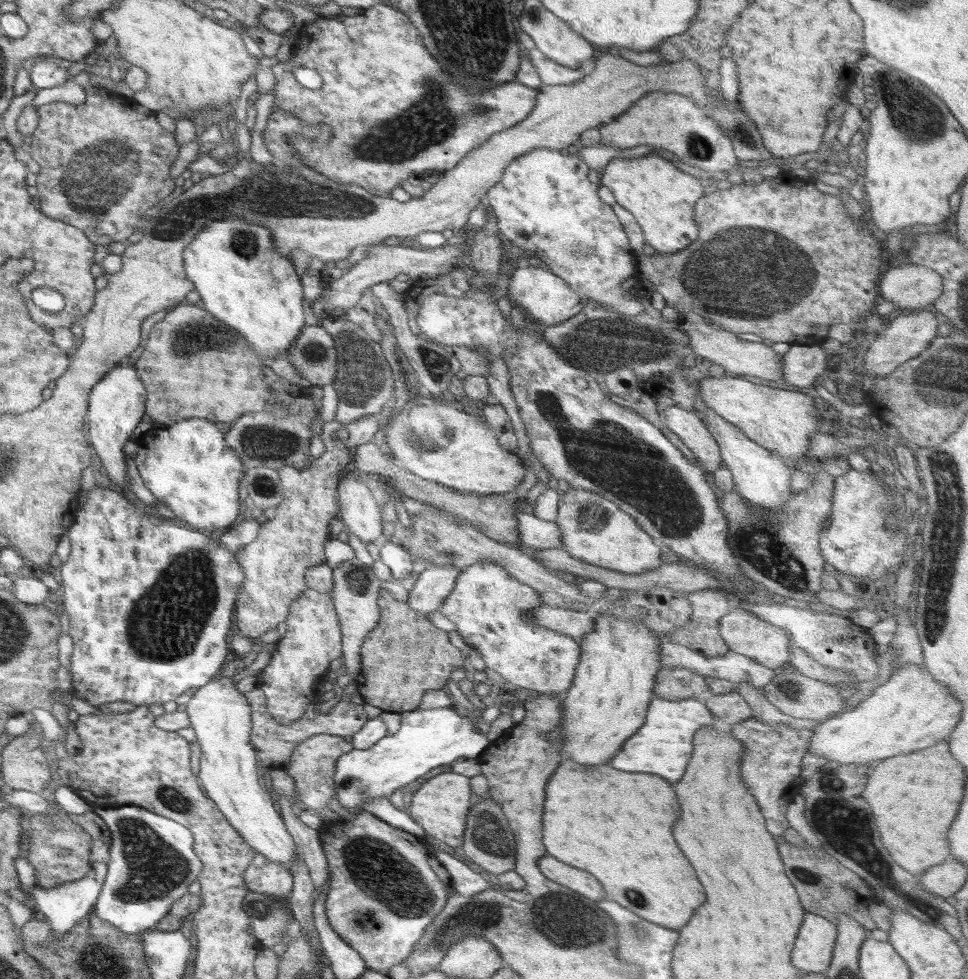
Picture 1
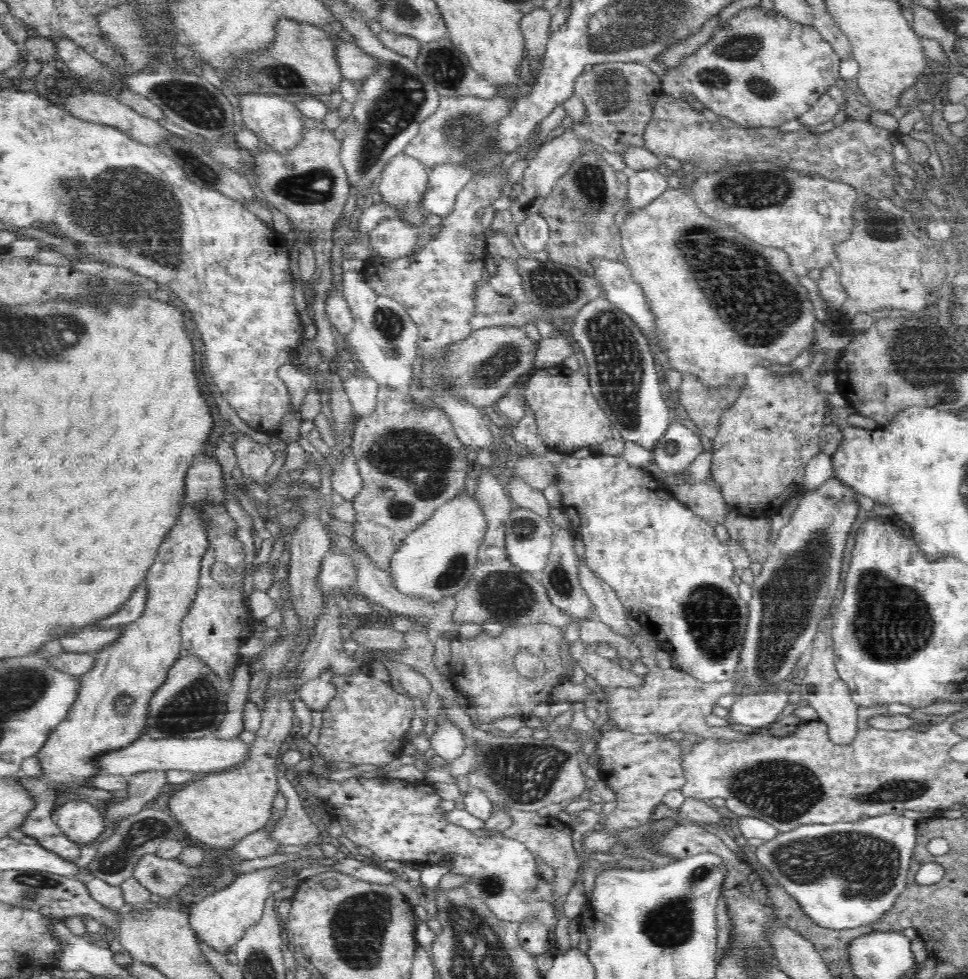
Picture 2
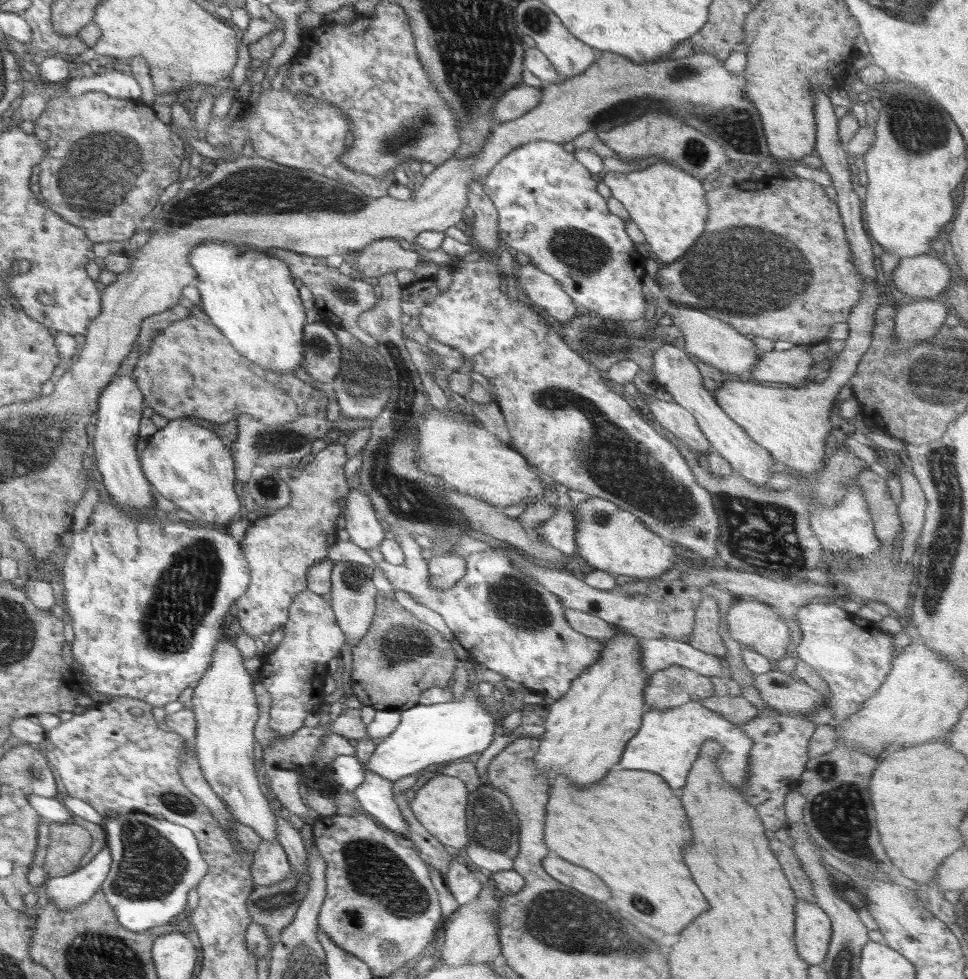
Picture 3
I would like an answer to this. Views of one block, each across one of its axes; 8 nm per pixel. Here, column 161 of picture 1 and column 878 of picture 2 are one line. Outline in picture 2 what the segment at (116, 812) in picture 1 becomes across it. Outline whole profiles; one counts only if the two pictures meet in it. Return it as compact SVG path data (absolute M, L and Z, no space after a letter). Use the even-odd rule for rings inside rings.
M897 814L870 816L870 818L864 818L858 820L858 822L804 824L790 832L778 834L773 840L766 841L762 846L757 848L756 853L752 855L752 857L753 861L760 862L763 870L768 871L770 875L772 875L772 878L778 882L778 886L782 886L798 901L798 904L802 907L802 911L804 911L816 924L832 930L856 928L880 920L886 912L890 912L890 908L894 906L896 898L906 889L906 879L910 867L910 860L912 860L913 850L917 844L917 824L918 822L910 820L910 818L906 818L906 816L897 816Z

